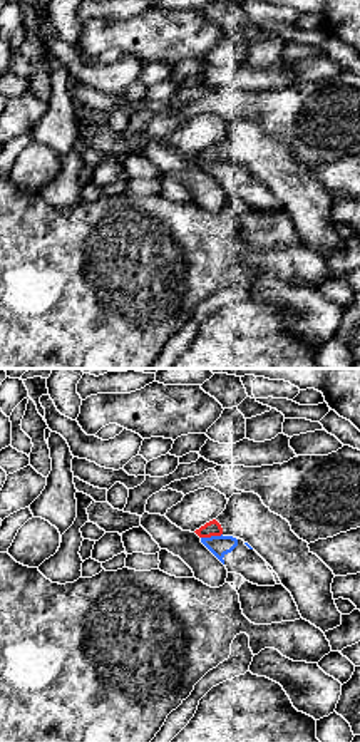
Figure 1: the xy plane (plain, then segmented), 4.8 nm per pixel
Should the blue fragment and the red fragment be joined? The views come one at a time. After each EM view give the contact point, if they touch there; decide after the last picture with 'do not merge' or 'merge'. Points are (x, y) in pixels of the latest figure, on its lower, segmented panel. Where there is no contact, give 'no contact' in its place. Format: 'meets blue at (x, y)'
meets blue at (211, 536)

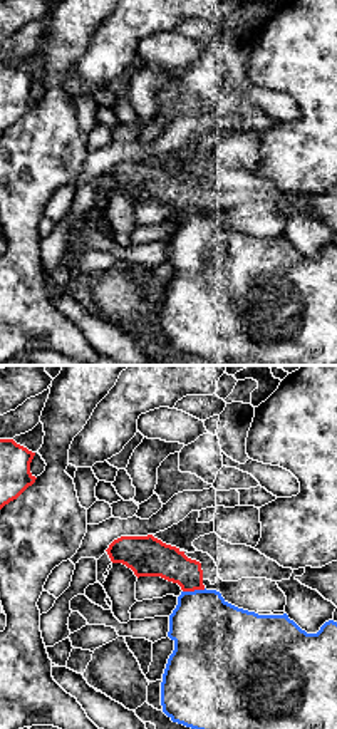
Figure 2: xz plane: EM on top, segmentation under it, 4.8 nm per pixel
meets blue at (195, 590)

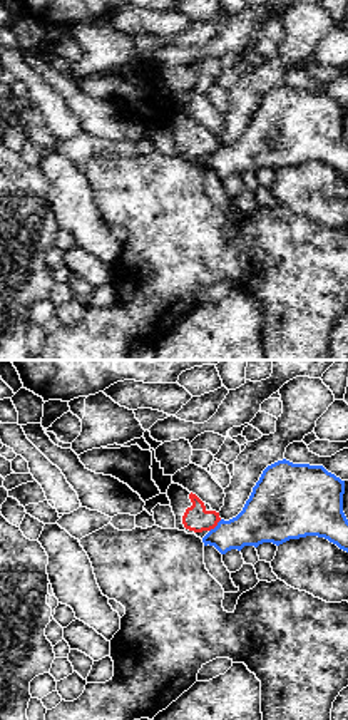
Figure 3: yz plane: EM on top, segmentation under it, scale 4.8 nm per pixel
meets blue at (216, 526)

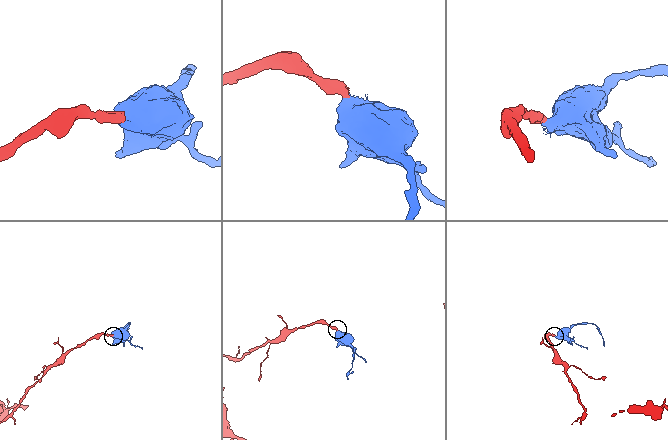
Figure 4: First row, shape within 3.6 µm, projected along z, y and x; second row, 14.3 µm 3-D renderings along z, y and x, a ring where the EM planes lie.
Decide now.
do not merge

